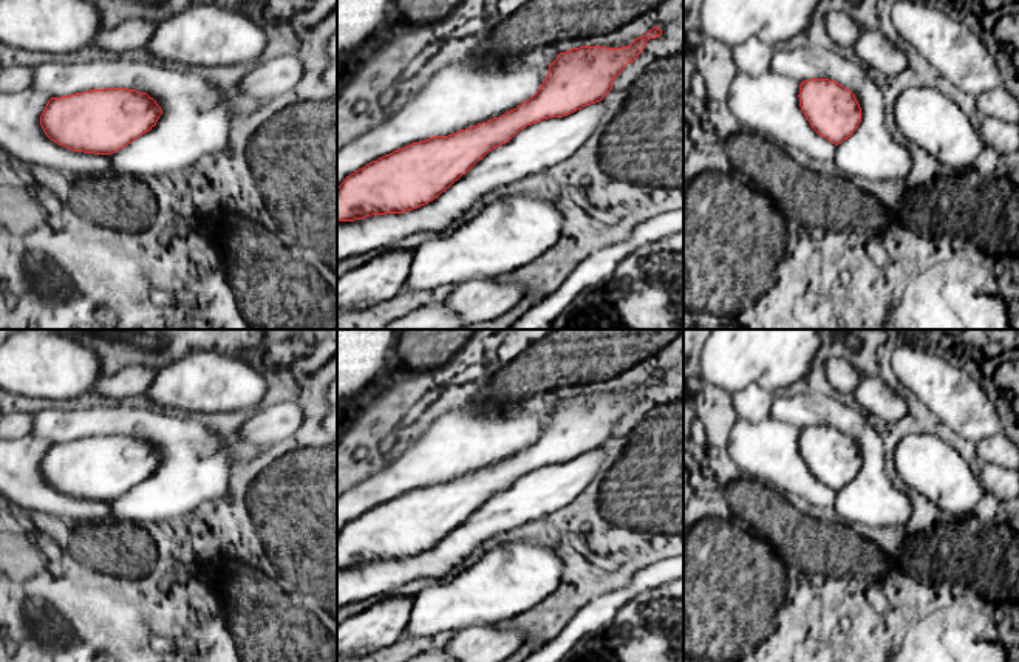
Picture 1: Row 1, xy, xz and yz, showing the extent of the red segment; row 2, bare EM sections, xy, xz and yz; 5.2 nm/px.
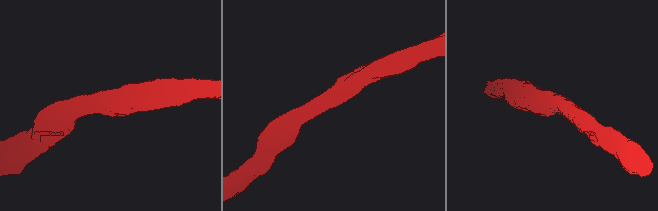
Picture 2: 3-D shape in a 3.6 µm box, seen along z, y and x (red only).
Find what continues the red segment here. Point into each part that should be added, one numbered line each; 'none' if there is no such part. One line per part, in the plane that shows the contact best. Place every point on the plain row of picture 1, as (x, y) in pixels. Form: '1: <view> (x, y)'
none

